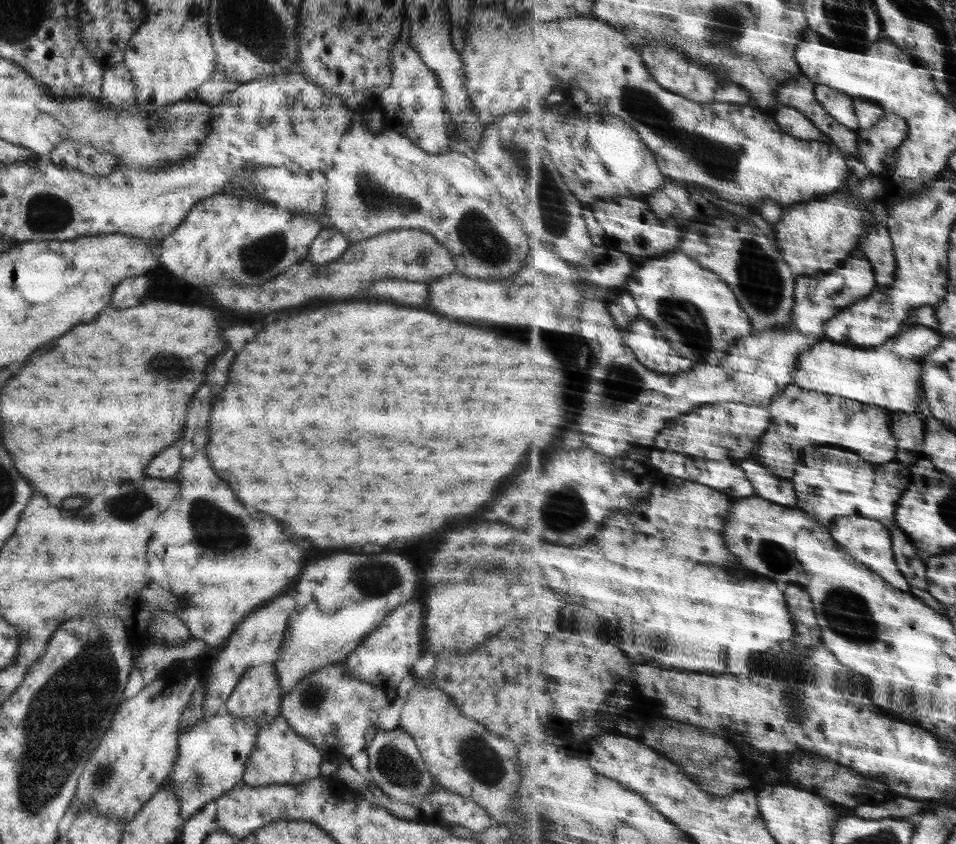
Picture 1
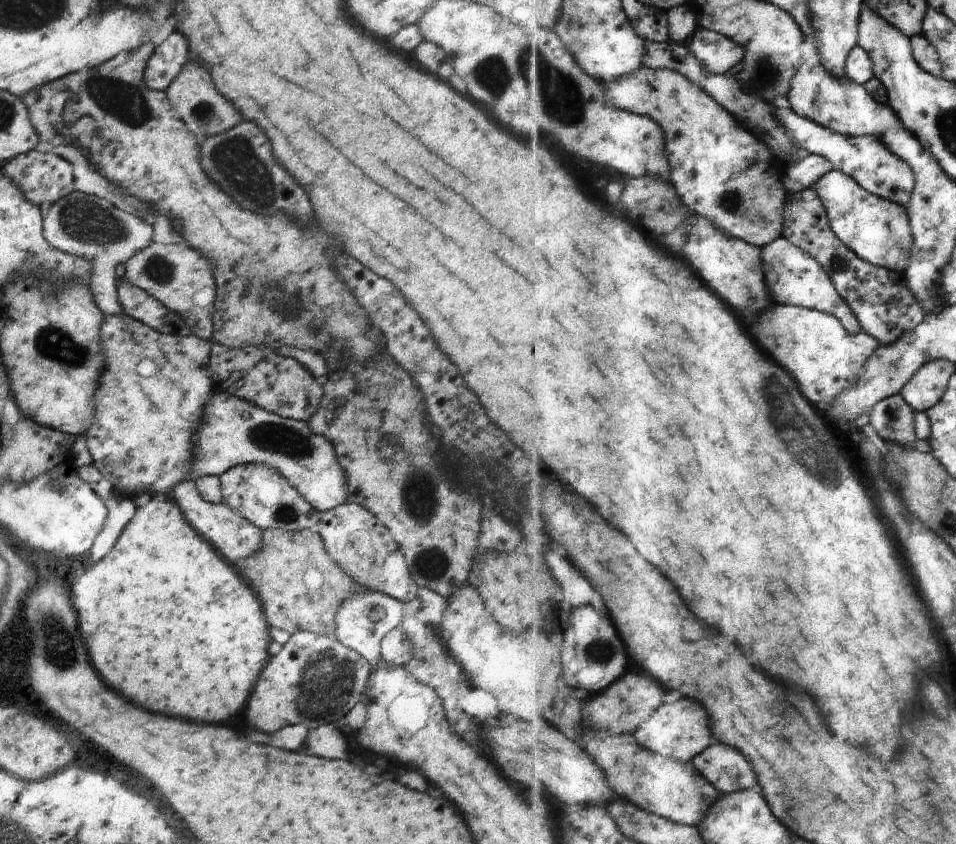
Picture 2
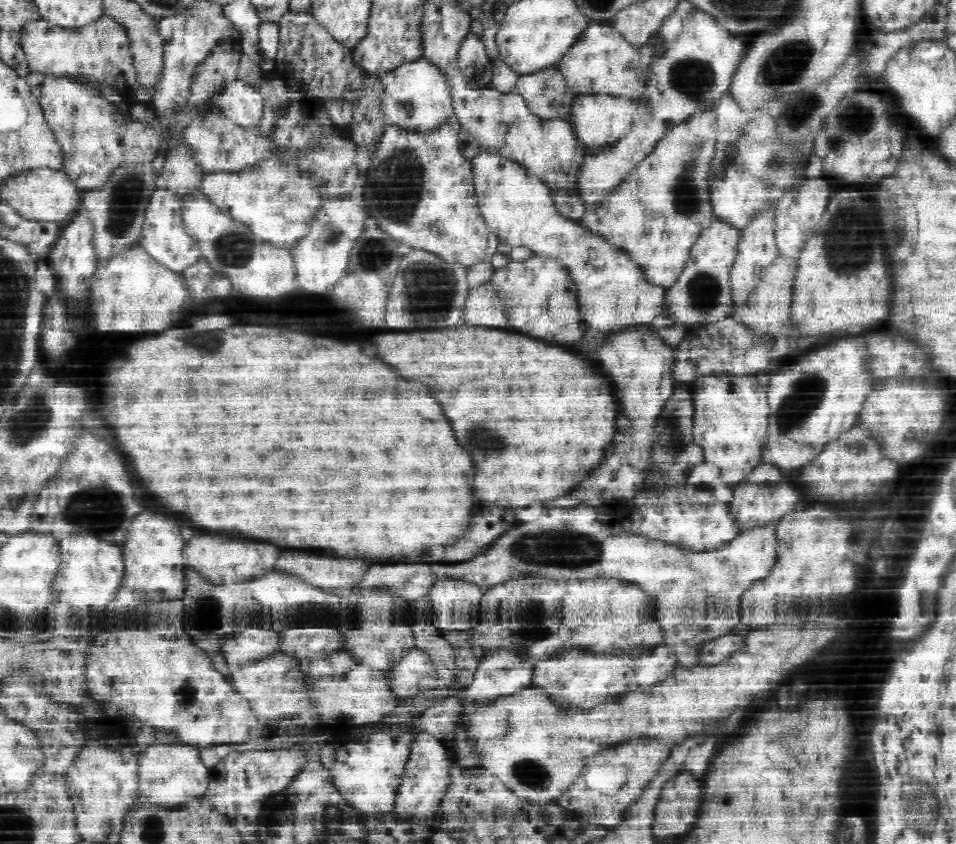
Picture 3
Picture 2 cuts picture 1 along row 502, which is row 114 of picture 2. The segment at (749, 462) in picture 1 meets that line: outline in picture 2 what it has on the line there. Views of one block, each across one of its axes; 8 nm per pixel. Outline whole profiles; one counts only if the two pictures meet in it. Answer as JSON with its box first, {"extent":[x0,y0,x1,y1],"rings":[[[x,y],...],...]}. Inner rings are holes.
{"extent":[774,108,915,207],"rings":[[[793,108],[791,110],[774,109],[780,125],[791,130],[805,152],[828,158],[834,164],[835,169],[858,180],[858,183],[869,192],[904,207],[909,204],[910,196],[915,188],[915,174],[913,174],[913,170],[909,170],[910,166],[906,160],[892,153],[887,145],[875,138],[875,135],[861,135],[860,137],[845,135],[812,120],[805,120],[795,114]]]}

